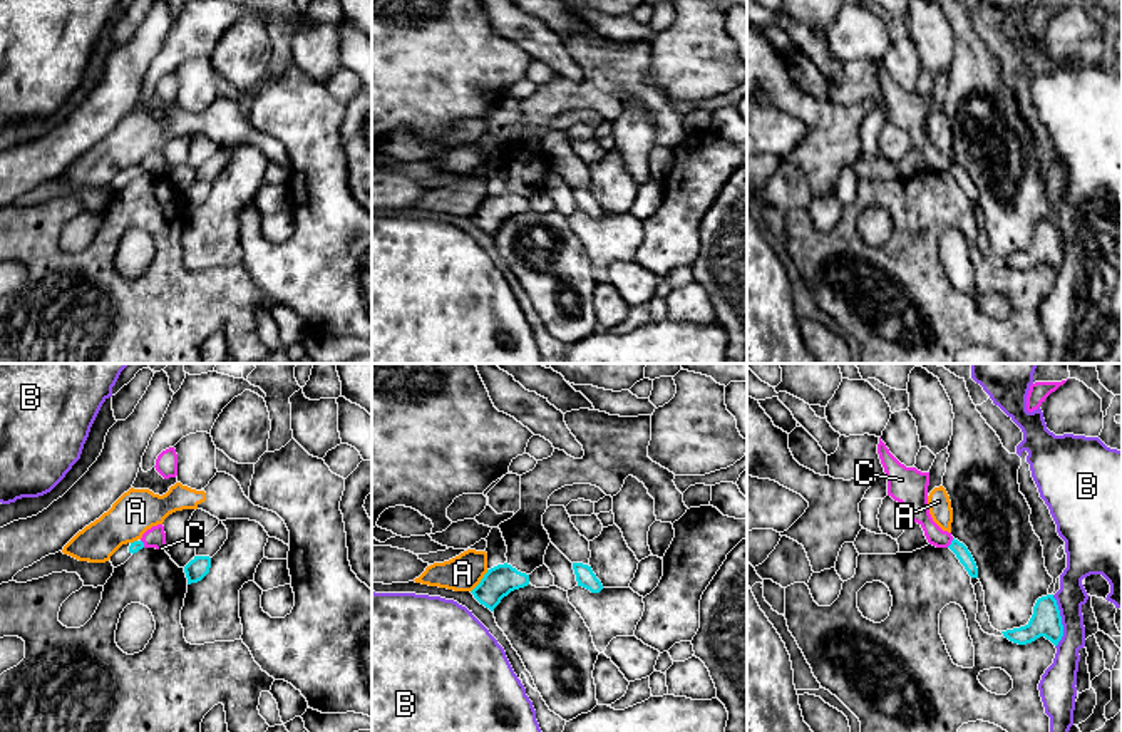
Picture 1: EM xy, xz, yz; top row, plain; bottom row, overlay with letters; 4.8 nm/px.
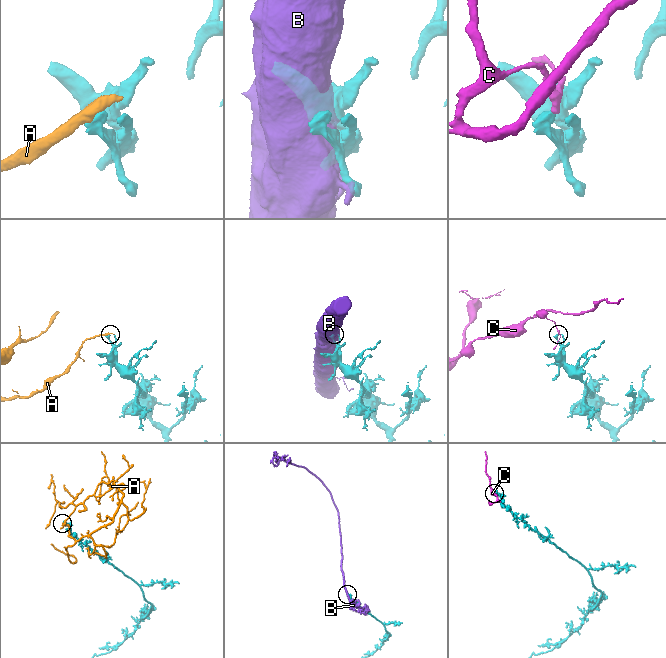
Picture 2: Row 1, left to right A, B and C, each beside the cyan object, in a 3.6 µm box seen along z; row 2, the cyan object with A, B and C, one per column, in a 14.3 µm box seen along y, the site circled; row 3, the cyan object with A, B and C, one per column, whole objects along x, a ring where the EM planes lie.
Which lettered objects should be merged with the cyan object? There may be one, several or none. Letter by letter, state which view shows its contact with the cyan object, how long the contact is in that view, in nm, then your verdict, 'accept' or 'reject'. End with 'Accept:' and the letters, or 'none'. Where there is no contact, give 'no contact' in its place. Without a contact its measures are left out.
A: contact in xz; length 140 nm; reject
B: contact in yz; length 260 nm; reject
C: contact in yz; length 60 nm; reject
Accept: none

